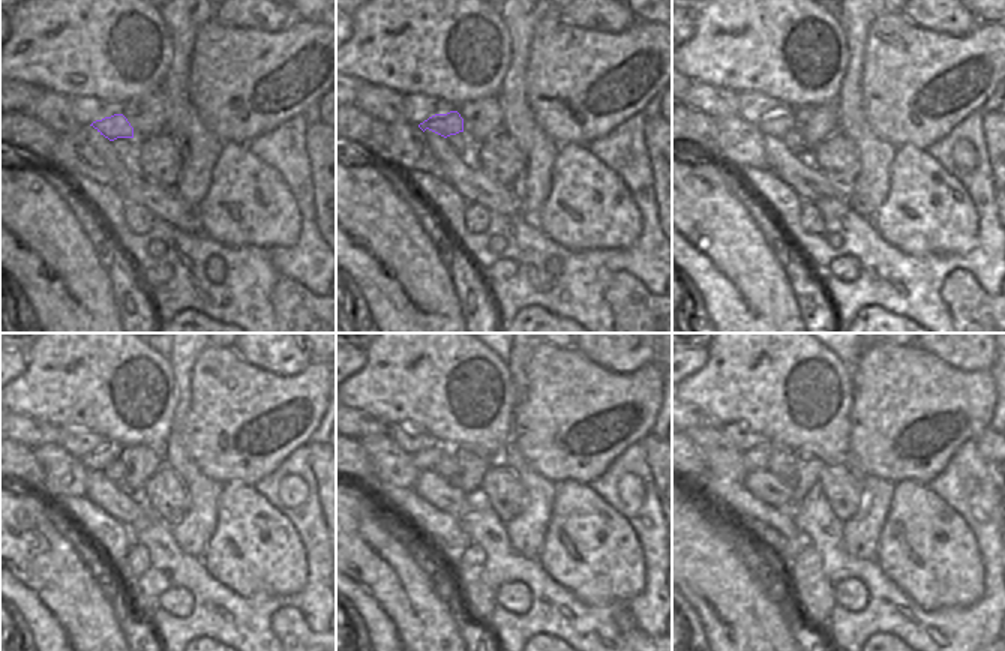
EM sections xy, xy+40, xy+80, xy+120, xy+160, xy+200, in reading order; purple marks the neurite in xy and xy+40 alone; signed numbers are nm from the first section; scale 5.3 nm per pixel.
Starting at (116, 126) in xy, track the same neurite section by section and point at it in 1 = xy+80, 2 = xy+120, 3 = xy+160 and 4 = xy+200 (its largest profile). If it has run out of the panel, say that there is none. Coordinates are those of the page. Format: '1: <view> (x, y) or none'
1: xy+80 (779, 123)
2: xy+120 (98, 459)
3: xy+160 (429, 459)
4: xy+200 (765, 459)

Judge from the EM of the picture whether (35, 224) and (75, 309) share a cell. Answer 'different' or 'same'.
same

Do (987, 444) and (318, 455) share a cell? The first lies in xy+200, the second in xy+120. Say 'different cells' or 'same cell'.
same cell

